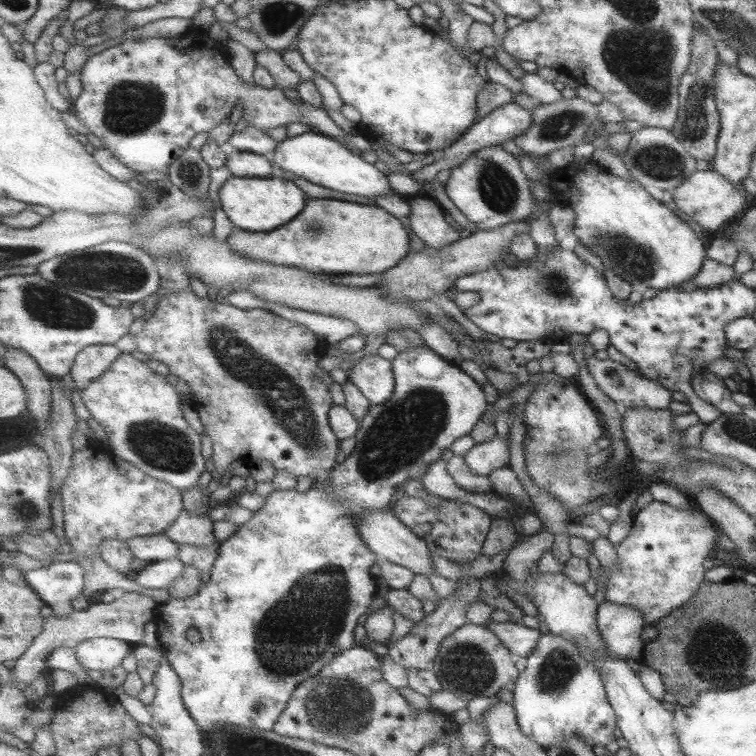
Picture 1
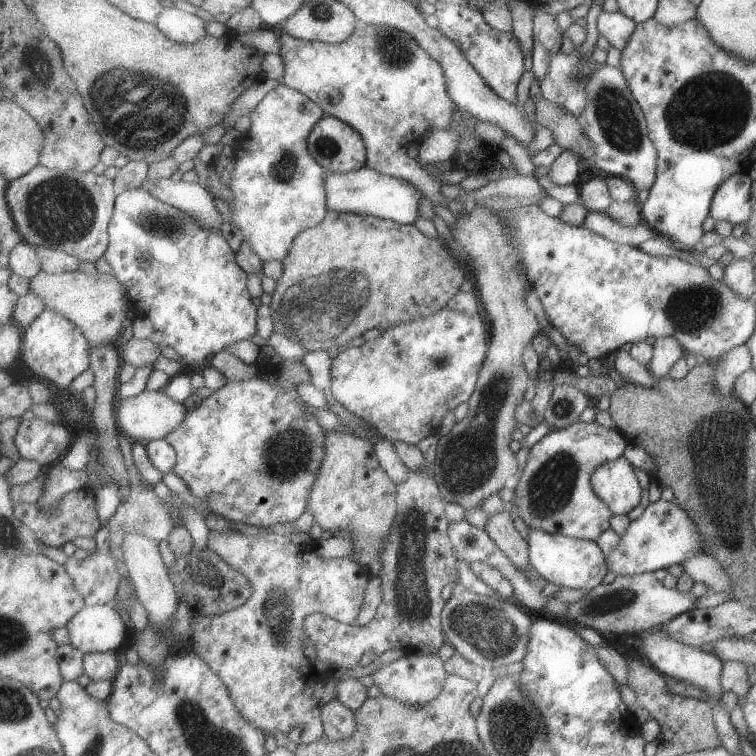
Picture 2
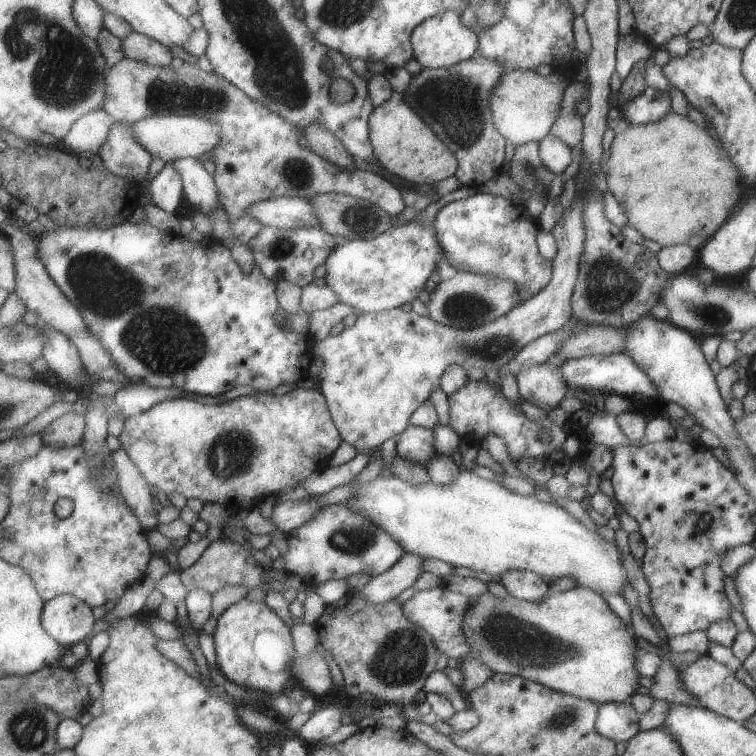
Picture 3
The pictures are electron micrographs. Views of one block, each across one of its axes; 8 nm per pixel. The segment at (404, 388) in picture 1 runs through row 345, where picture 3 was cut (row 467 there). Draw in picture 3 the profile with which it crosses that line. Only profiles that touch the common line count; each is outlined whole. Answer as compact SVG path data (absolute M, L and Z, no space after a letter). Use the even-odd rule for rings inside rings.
M410 425L402 435L397 438L397 454L409 462L429 468L431 458L439 454L433 446L435 436L434 428Z

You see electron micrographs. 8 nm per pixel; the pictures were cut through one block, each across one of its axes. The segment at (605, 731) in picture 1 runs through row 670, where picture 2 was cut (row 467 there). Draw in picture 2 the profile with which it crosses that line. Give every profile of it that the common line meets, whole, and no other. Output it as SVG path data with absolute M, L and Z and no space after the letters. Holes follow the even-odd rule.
M577 421L567 428L550 430L528 448L524 469L514 488L514 499L511 500L519 518L529 529L541 529L549 534L596 541L604 530L609 529L609 518L614 514L593 492L590 476L600 464L621 457L626 444L626 437L618 429L605 428L595 421L590 423Z

